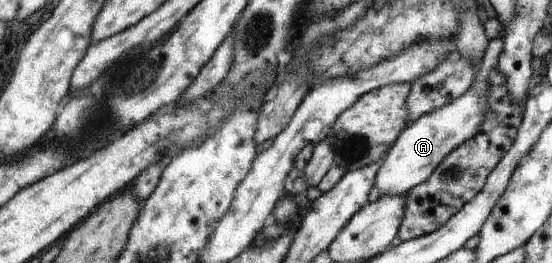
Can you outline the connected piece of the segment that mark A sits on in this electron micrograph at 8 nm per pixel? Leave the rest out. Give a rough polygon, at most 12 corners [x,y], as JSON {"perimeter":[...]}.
{"perimeter":[[504,39],[488,42],[472,88],[414,120],[375,179],[406,195],[479,133],[488,74]]}

